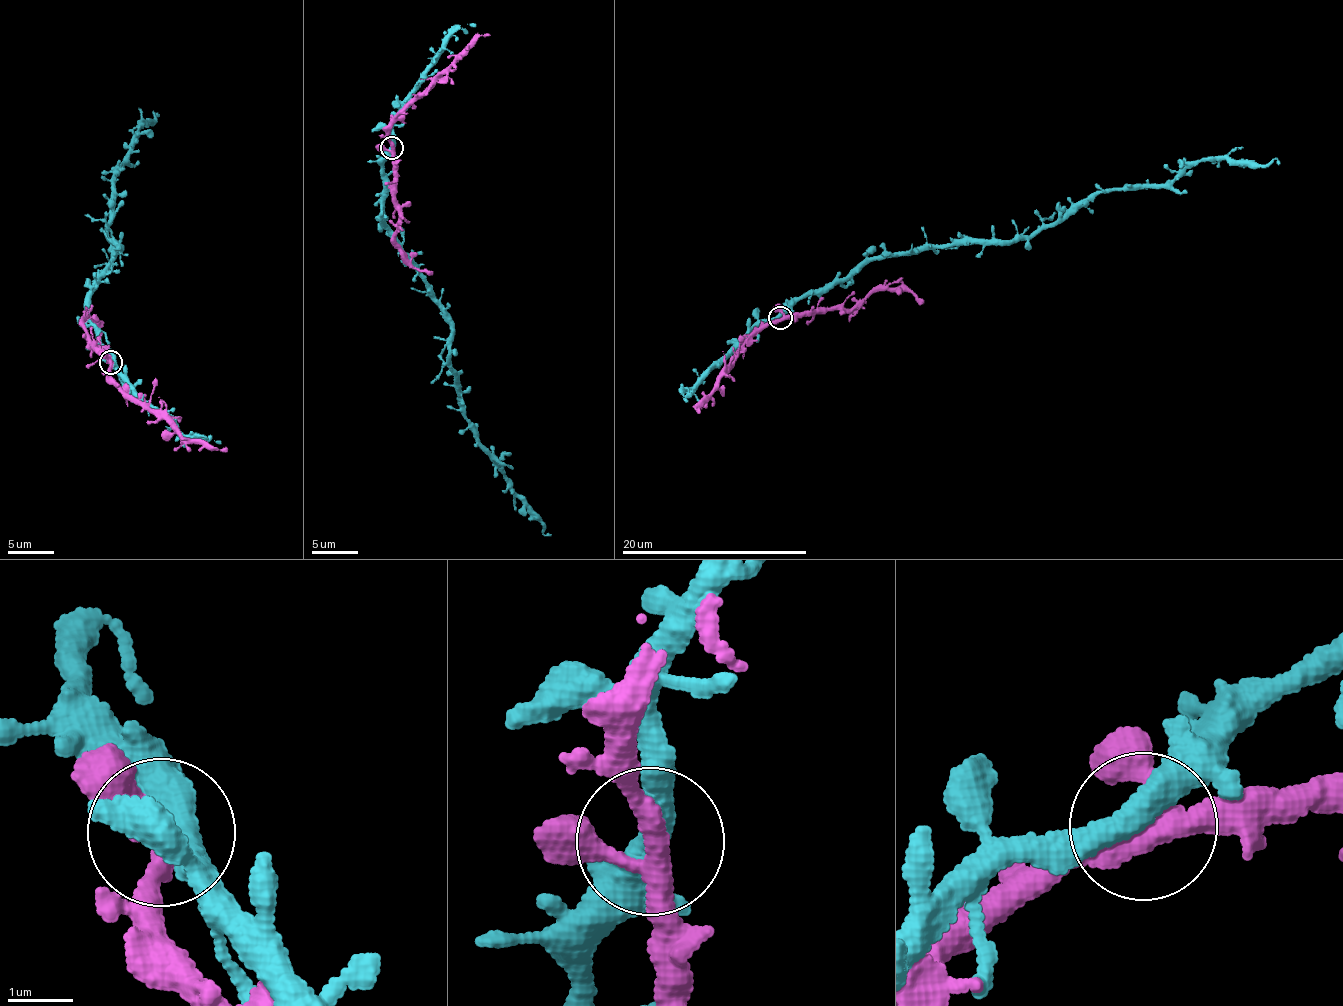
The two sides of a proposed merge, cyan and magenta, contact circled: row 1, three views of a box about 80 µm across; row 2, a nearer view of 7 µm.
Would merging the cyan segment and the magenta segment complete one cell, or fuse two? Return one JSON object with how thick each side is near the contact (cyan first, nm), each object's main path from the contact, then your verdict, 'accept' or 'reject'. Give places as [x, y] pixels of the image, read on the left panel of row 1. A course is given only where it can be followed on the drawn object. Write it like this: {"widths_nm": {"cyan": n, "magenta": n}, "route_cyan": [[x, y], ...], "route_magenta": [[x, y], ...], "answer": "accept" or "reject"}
{"widths_nm": {"cyan": 440, "magenta": 280}, "route_cyan": [[111, 361], [85, 318], [91, 287], [118, 251], [108, 241], [115, 171], [137, 126], [159, 117]], "route_magenta": [[111, 361], [109, 374], [116, 383], [190, 440], [205, 441], [227, 451]], "answer": "accept"}

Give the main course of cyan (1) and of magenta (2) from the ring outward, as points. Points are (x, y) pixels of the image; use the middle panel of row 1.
1: (392, 148), (381, 211), (390, 236), (451, 330), (474, 435), (551, 534)
2: (392, 148), (387, 134), (390, 119), (468, 45), (489, 33)

